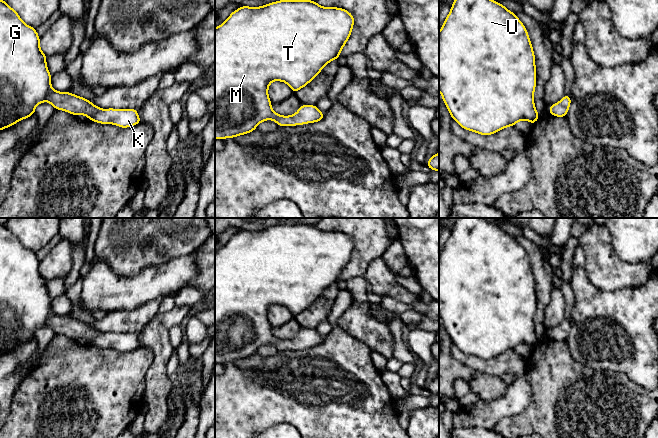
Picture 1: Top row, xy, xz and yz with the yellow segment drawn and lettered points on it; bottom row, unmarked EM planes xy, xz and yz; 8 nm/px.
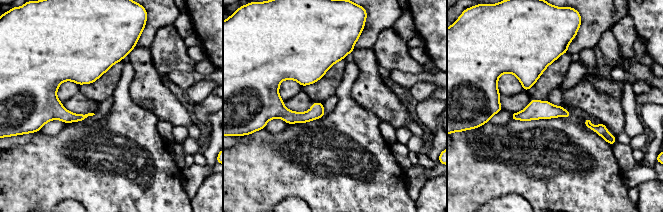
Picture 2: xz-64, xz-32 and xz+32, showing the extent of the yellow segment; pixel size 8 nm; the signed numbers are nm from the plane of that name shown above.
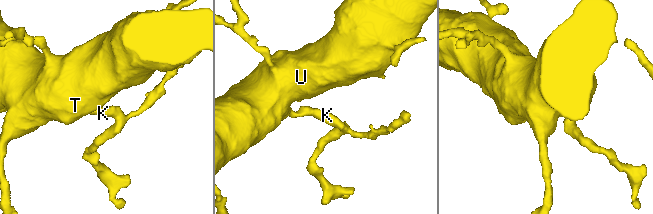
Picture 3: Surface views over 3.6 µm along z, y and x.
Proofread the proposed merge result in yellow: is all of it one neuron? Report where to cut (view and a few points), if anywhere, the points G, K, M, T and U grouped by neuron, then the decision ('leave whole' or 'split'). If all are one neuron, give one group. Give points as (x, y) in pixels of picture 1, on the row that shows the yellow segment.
no cut | G K M T U | leave whole

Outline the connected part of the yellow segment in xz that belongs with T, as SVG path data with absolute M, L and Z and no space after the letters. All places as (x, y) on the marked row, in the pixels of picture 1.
M280 0L260 7L241 6L233 11L230 16L215 28L215 139L233 138L254 131L258 124L265 120L274 120L277 126L296 126L315 123L323 119L325 113L319 111L316 105L301 105L299 110L290 116L279 115L273 111L268 88L272 81L285 82L295 93L311 82L320 71L332 60L338 59L340 51L348 41L354 25L353 15L344 8L322 7L312 0Z

